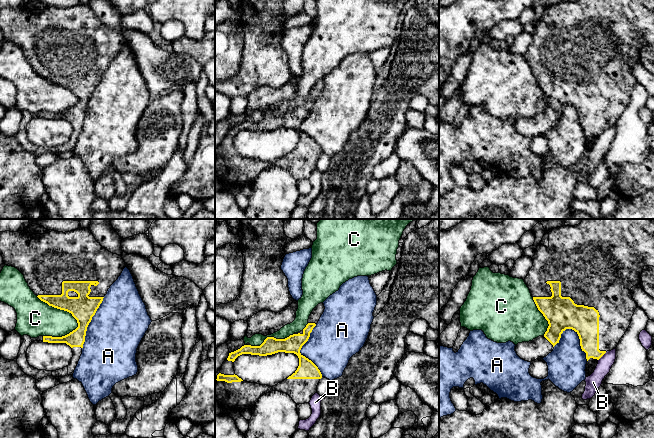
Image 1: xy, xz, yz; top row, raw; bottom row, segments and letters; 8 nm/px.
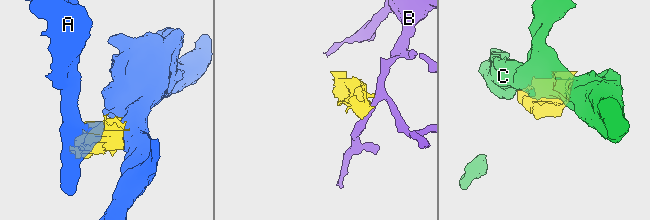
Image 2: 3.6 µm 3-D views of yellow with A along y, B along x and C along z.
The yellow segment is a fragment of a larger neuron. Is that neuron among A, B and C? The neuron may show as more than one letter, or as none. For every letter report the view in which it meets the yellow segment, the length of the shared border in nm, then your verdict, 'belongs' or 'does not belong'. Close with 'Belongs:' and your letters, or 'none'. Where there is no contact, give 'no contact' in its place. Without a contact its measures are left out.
A: yz | 320 nm | does not belong
B: yz | 100 nm | does not belong
C: xy | 420 nm | does not belong
Belongs: none

